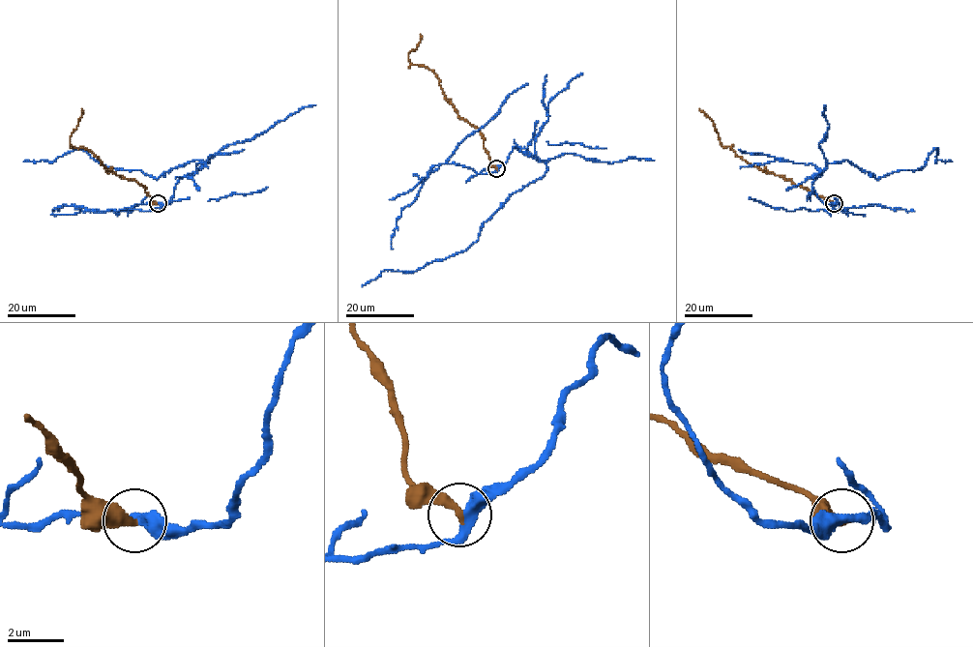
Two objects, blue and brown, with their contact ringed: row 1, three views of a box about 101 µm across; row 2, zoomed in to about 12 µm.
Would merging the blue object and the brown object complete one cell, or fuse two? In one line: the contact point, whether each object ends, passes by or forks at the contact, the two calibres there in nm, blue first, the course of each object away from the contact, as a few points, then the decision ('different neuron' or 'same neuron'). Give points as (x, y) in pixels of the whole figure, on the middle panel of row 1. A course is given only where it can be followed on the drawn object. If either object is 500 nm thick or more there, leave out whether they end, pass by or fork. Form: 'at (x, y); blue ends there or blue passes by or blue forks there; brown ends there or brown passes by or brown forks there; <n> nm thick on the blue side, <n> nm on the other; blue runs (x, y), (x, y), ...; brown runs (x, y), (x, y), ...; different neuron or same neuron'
at (496, 168); blue passes by; brown ends there; 400 nm thick on the blue side, 360 nm on the other; blue runs (496, 168), (515, 147), (541, 160), (547, 170), (512, 193), (466, 249), (414, 272), (385, 269), (362, 286); brown runs (496, 168), (489, 163), (481, 132), (446, 100), (435, 73), (412, 64), (407, 54), (416, 47), (421, 34); different neuron

